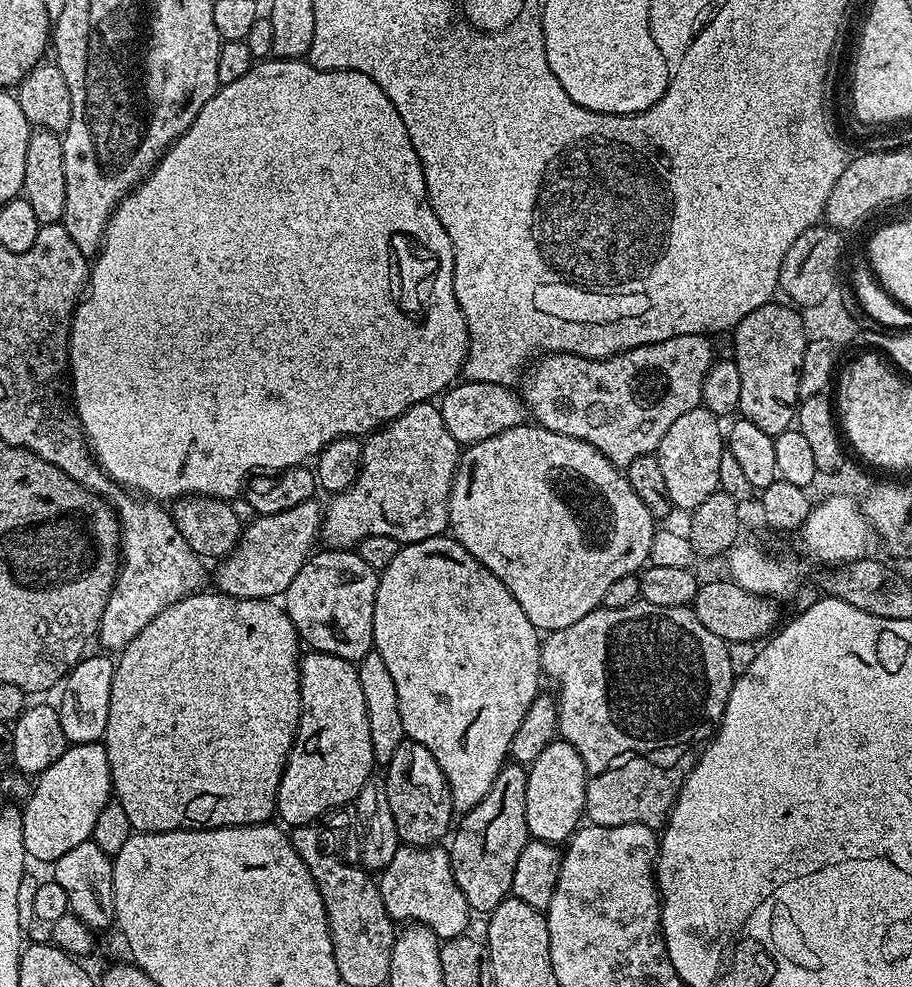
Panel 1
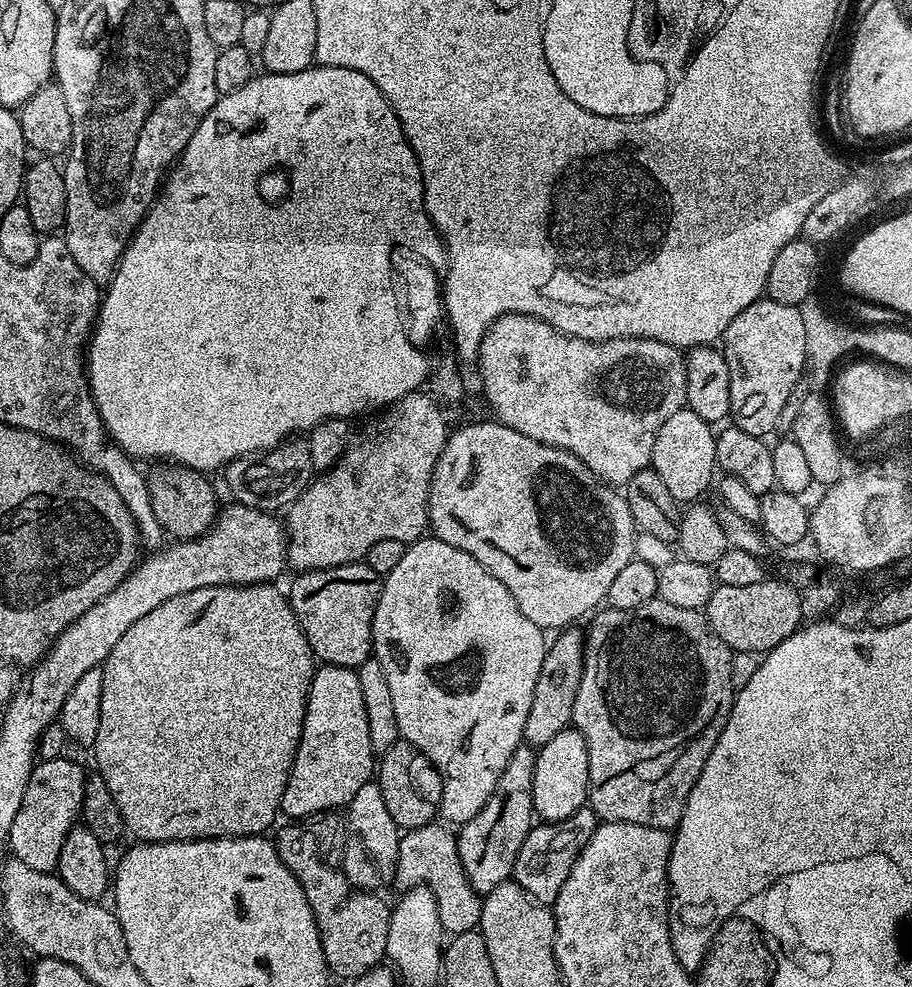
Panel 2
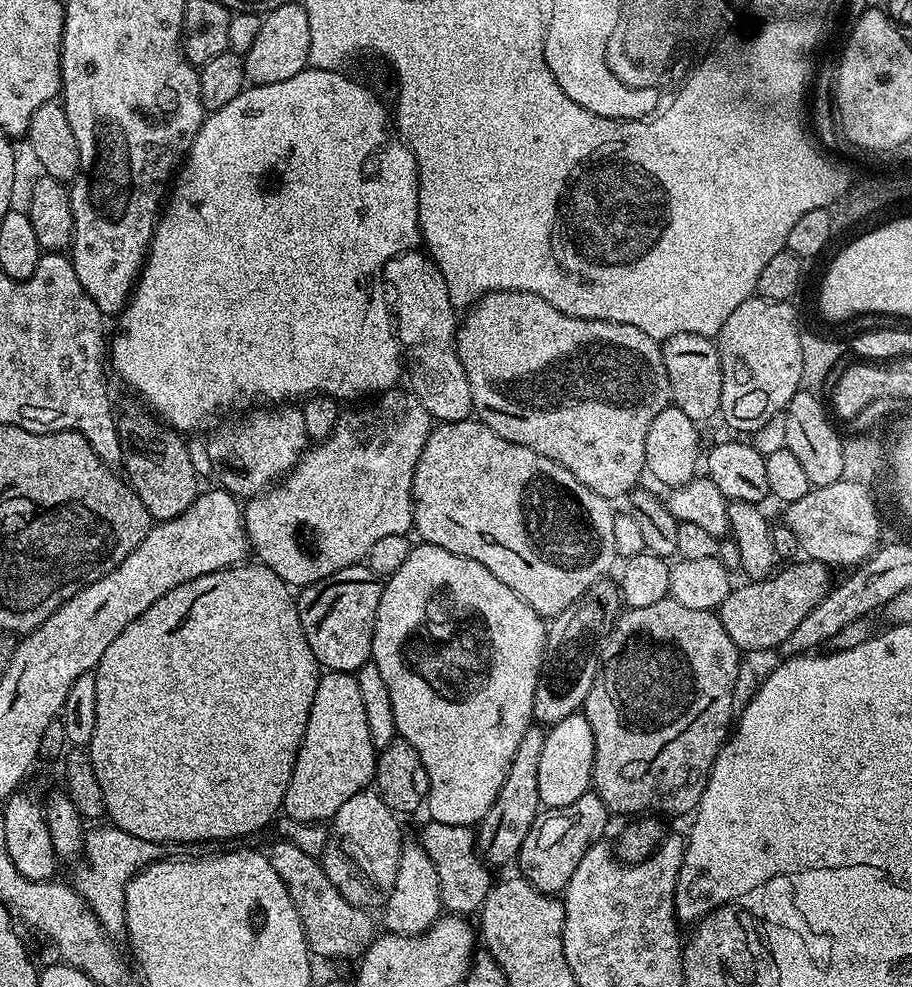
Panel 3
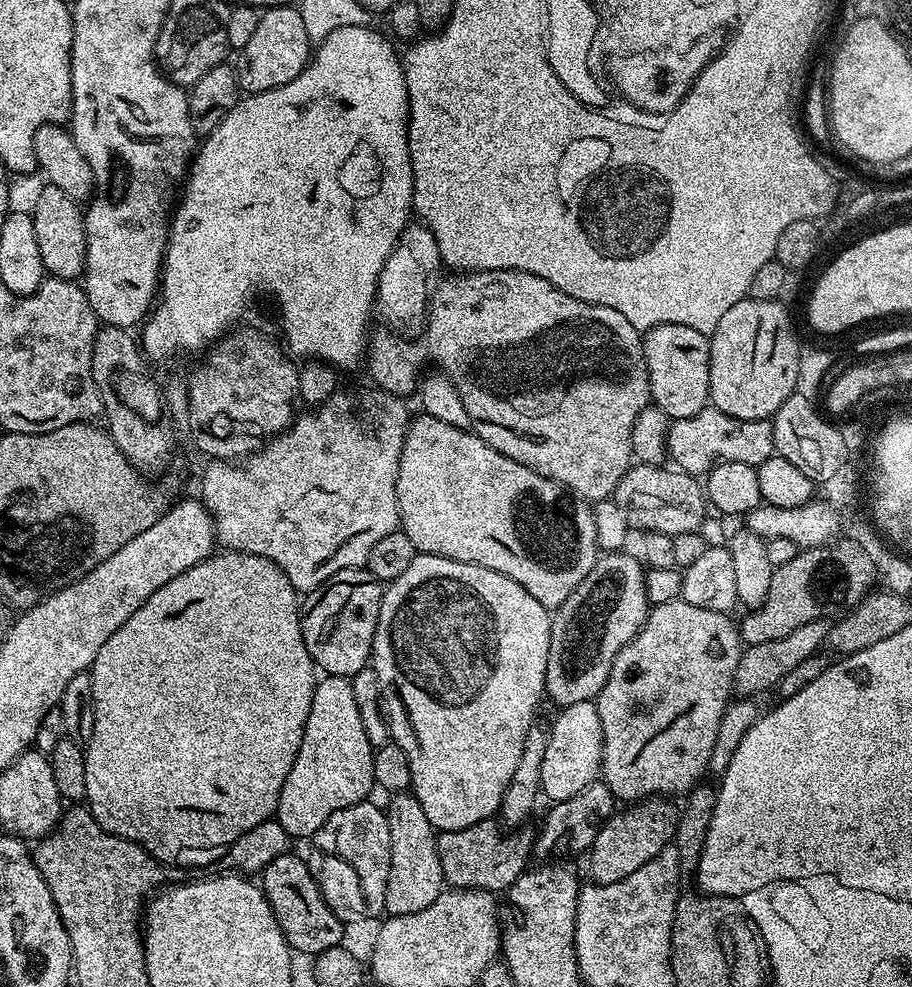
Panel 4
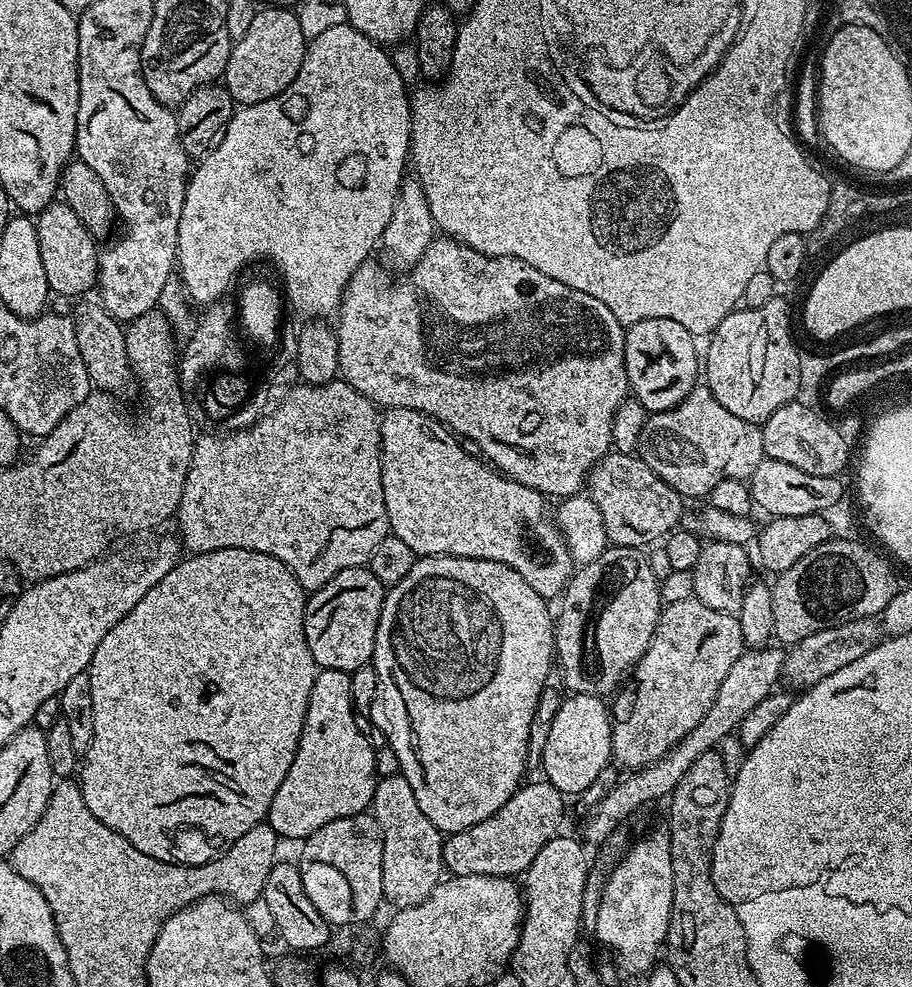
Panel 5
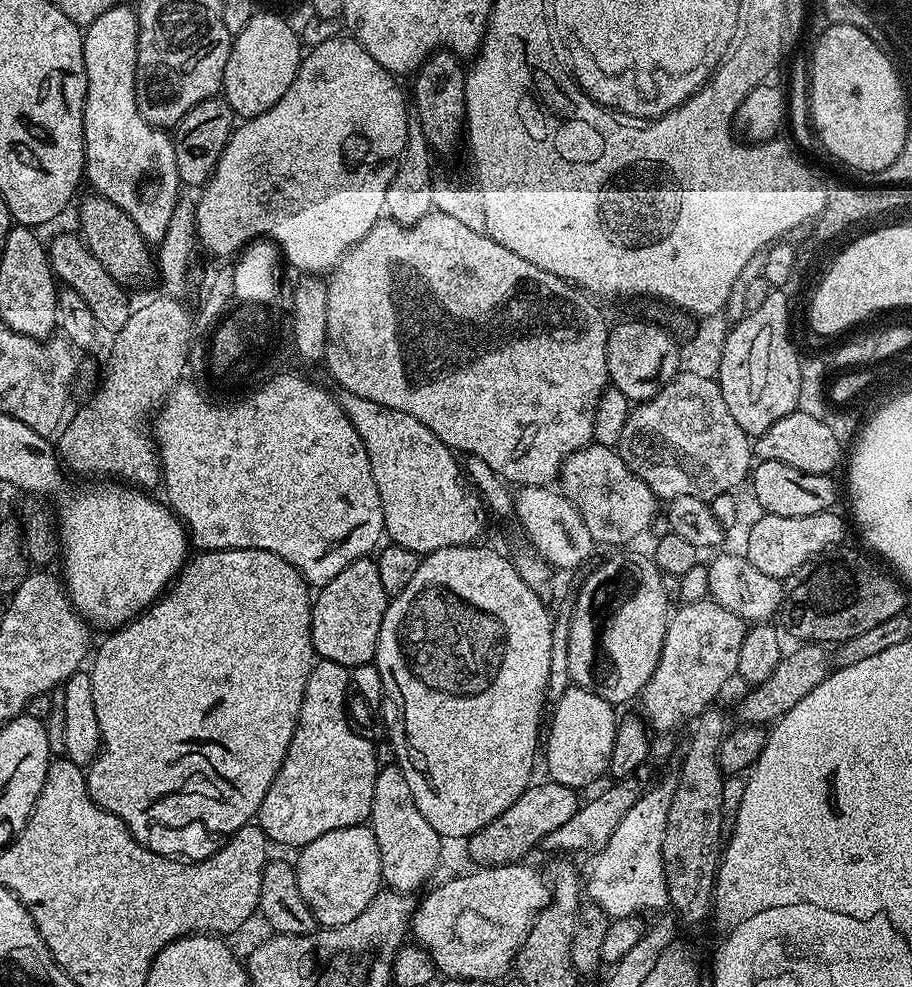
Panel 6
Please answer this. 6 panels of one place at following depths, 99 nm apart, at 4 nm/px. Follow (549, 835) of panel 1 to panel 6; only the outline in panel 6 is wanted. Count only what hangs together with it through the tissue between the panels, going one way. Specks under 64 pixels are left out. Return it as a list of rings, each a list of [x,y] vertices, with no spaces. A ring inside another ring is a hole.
[[[569,686],[562,698],[554,701],[553,708],[556,709],[552,712],[552,725],[546,728],[543,763],[544,760],[548,763],[551,783],[583,790],[587,784],[594,783],[600,775],[608,772],[618,723],[617,709],[598,694],[575,686]]]

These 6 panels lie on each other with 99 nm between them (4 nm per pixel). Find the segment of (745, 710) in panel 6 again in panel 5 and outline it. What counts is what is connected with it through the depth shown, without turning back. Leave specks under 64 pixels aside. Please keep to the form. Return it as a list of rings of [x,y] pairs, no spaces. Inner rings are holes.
[[[870,616],[842,622],[826,630],[818,630],[818,634],[810,634],[810,638],[802,638],[802,642],[793,644],[787,649],[784,658],[783,683],[792,690],[812,688],[818,682],[822,682],[822,678],[830,678],[830,674],[842,670],[842,666],[850,666],[850,662],[858,662],[858,658],[862,658],[862,654],[866,654],[875,644],[879,644],[881,639],[882,629],[879,619]]]

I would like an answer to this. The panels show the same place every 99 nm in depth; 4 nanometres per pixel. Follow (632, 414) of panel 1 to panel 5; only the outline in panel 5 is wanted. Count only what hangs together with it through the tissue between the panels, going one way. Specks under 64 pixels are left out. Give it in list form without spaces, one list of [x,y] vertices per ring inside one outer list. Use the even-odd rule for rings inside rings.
[[[451,238],[433,239],[426,254],[422,254],[417,264],[393,284],[387,270],[380,264],[372,263],[361,264],[350,278],[344,297],[340,299],[340,325],[335,325],[334,331],[338,342],[339,375],[342,379],[381,409],[409,408],[434,417],[457,437],[465,441],[473,440],[480,447],[479,455],[496,471],[504,473],[511,480],[522,482],[522,486],[538,490],[545,498],[577,495],[585,487],[594,465],[608,455],[613,447],[614,414],[620,403],[630,396],[624,361],[626,328],[618,322],[618,318],[614,318],[614,313],[607,308],[606,302],[598,302],[598,298],[590,298],[590,294],[582,294],[582,290],[562,286],[558,278],[550,278],[547,274],[542,274],[542,270],[534,270],[530,262],[522,262],[513,256],[487,256],[476,252],[462,241]]]

